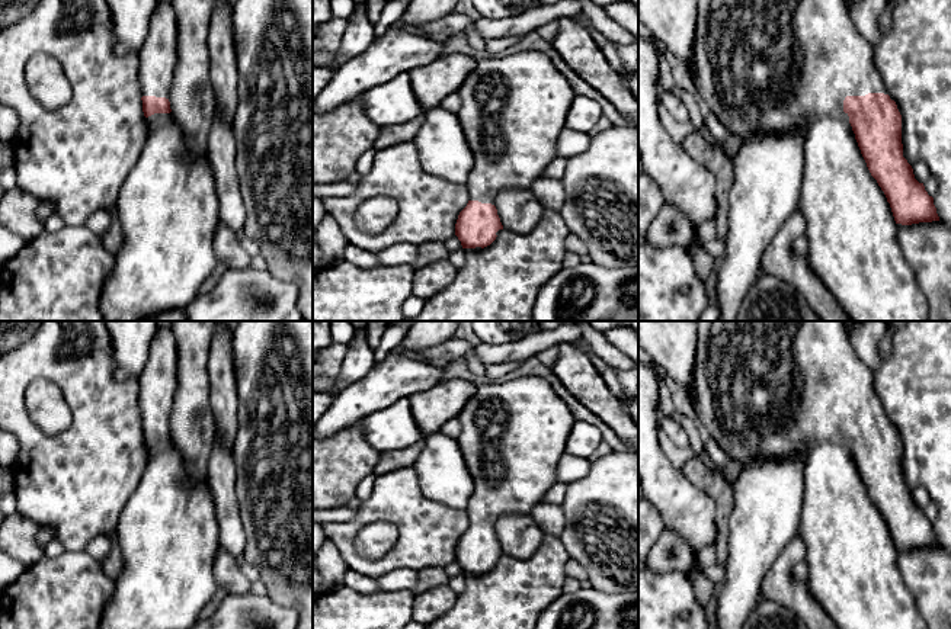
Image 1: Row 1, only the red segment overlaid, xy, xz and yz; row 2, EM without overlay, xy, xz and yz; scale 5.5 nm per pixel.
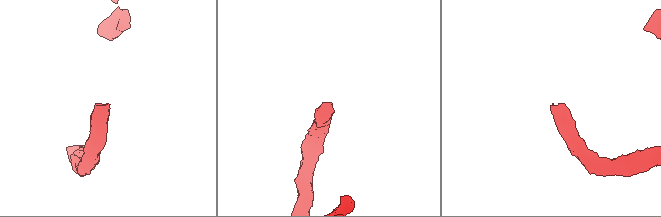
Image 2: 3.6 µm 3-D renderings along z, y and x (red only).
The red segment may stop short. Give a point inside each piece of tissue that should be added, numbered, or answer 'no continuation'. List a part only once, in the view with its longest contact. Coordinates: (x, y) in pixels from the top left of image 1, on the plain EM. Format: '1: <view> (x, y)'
1: yz (764, 390)

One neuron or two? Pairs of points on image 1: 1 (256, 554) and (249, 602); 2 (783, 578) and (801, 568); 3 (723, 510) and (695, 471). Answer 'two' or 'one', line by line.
1: two
2: two
3: one

